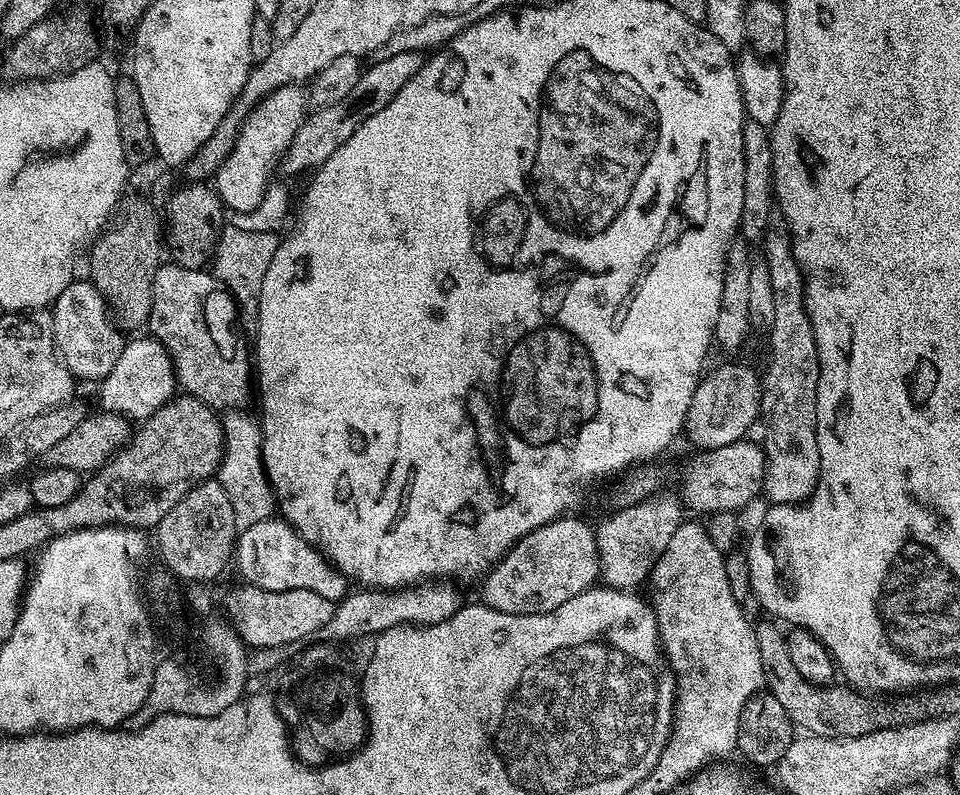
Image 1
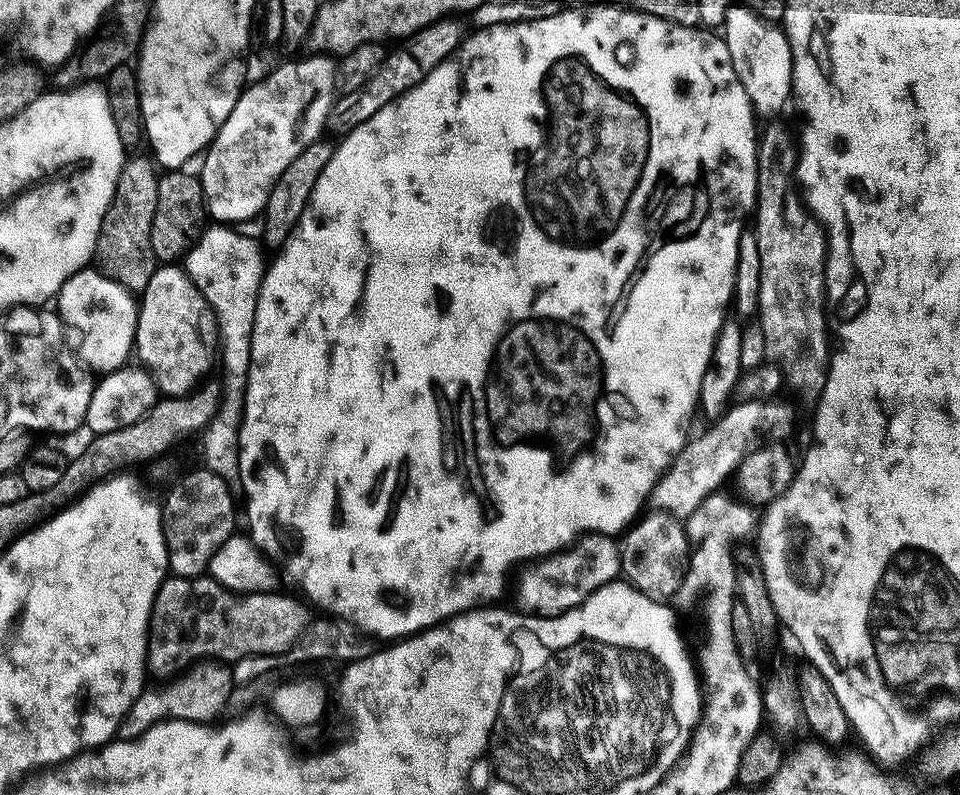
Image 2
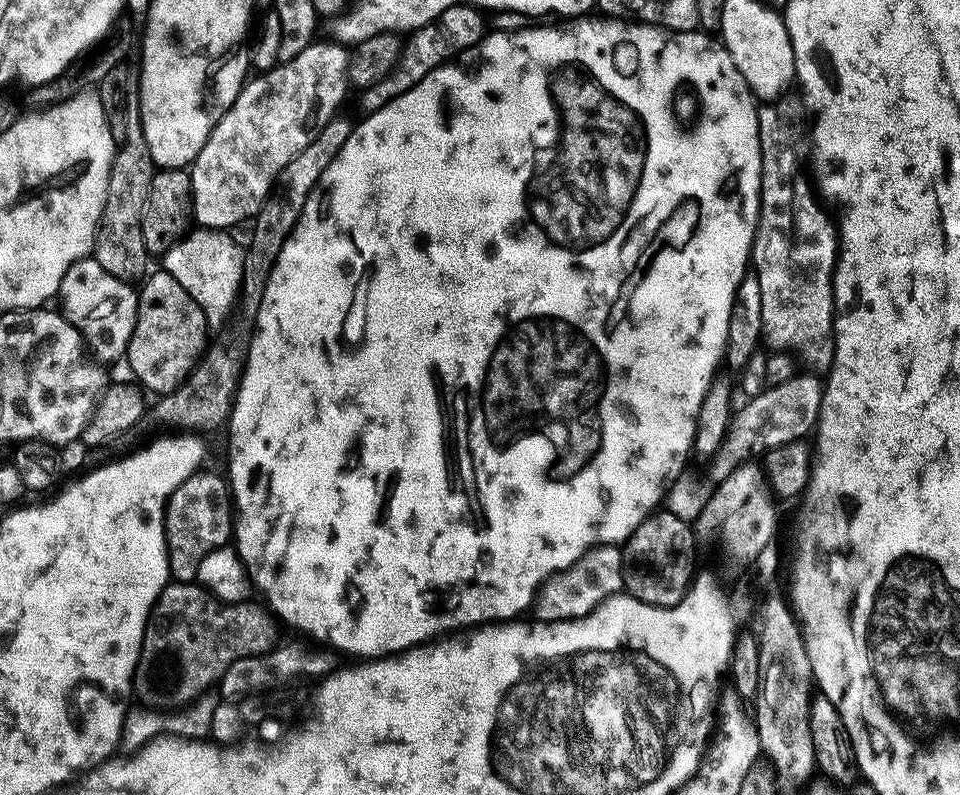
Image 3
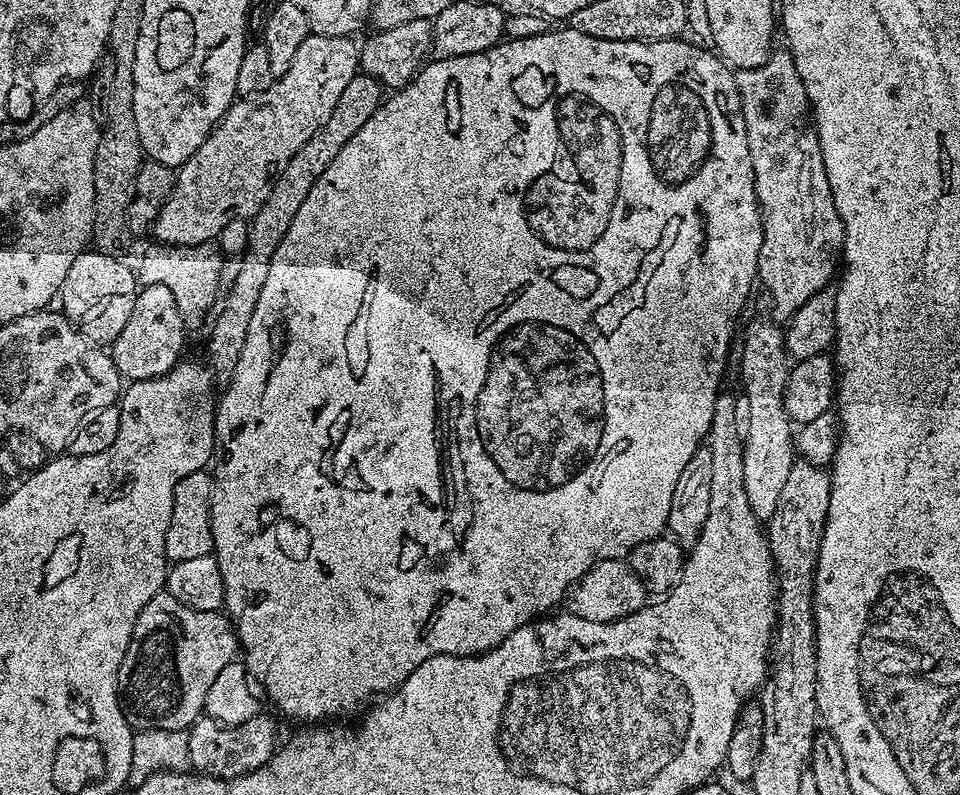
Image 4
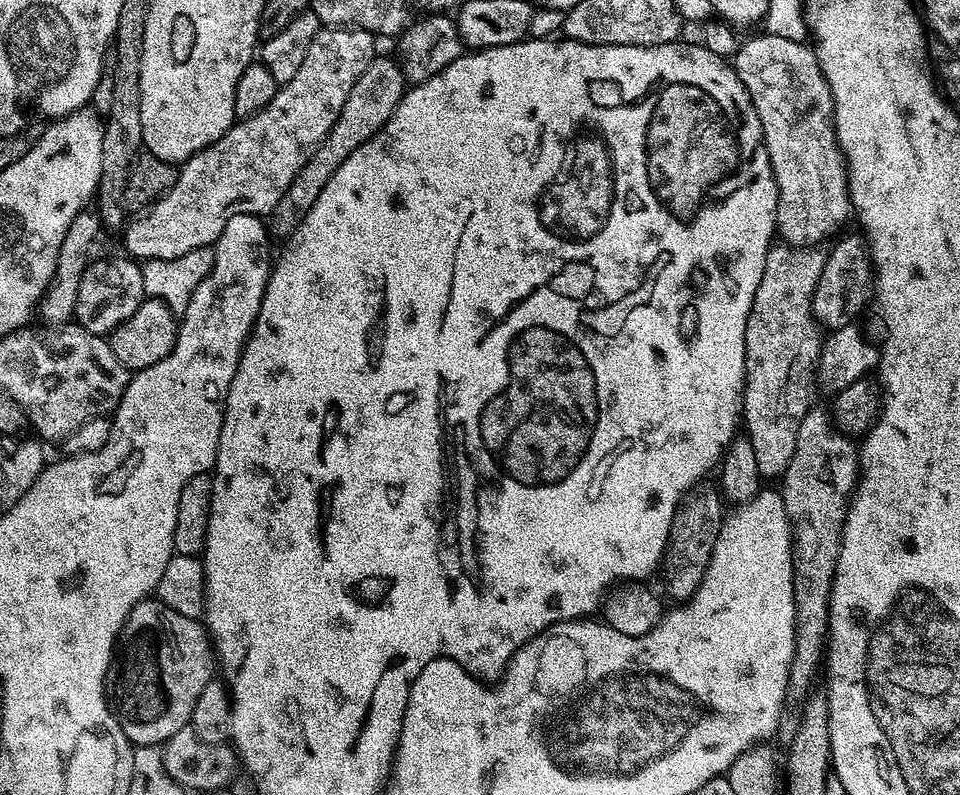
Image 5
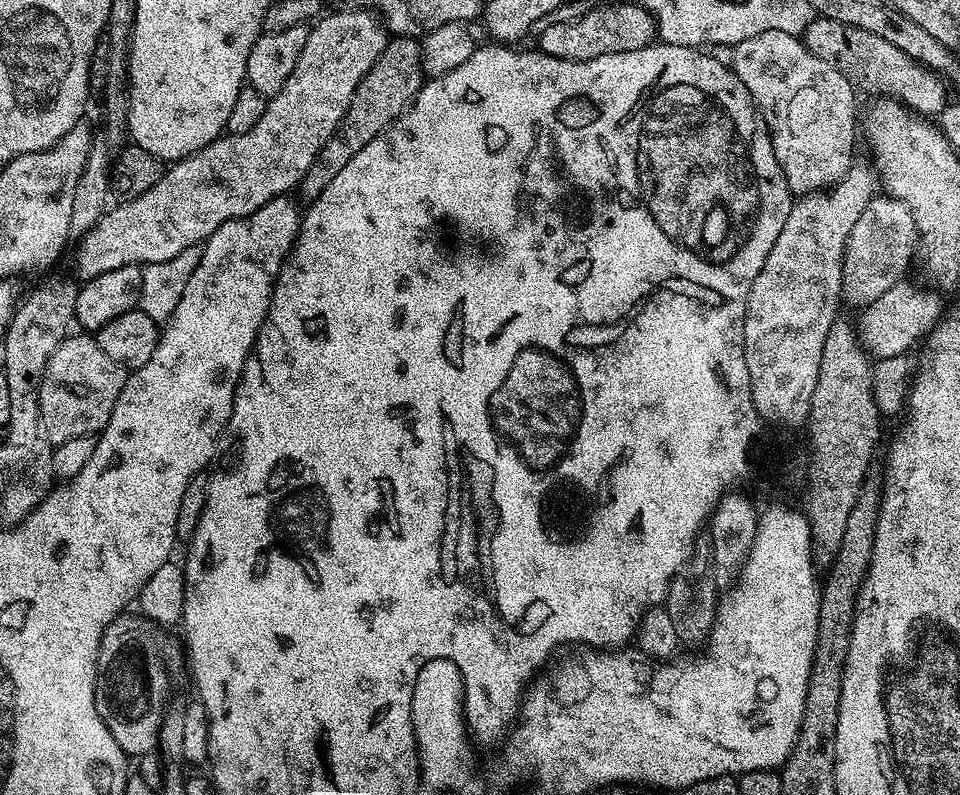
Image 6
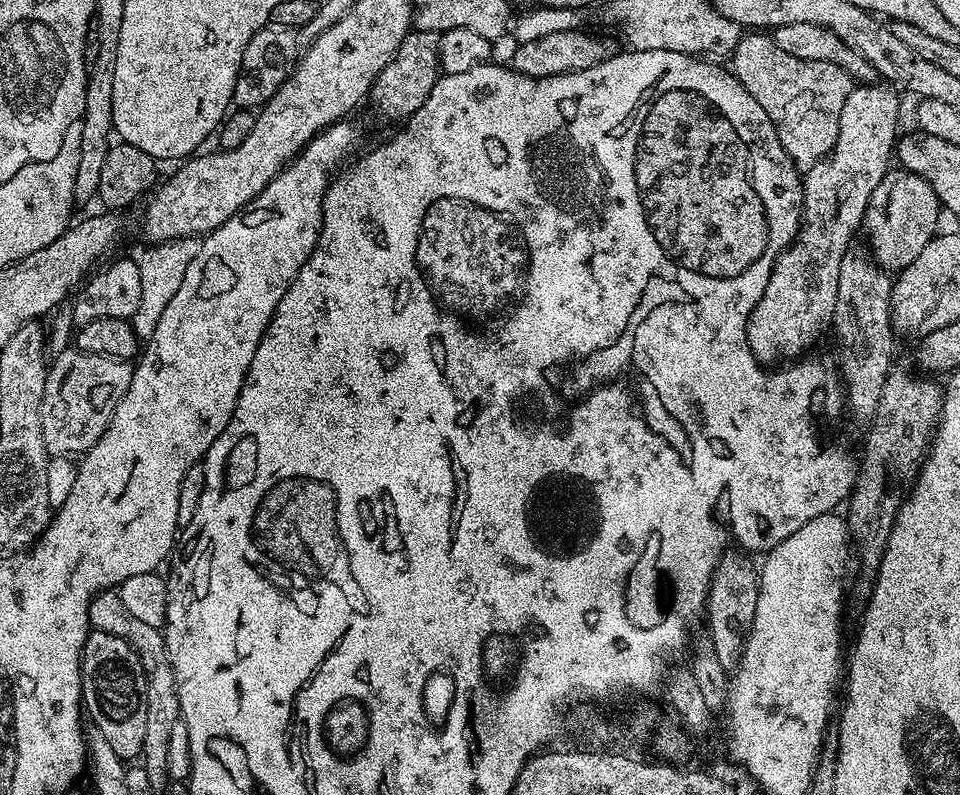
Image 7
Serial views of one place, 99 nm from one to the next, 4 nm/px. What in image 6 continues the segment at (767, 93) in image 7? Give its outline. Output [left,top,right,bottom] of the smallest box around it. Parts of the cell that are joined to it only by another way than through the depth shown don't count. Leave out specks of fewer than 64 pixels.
[730,30,857,198]

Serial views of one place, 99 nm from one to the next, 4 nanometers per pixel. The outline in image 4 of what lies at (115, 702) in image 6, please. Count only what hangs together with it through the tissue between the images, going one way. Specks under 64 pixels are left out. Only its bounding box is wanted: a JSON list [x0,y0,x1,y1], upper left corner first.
[126,590,238,729]

